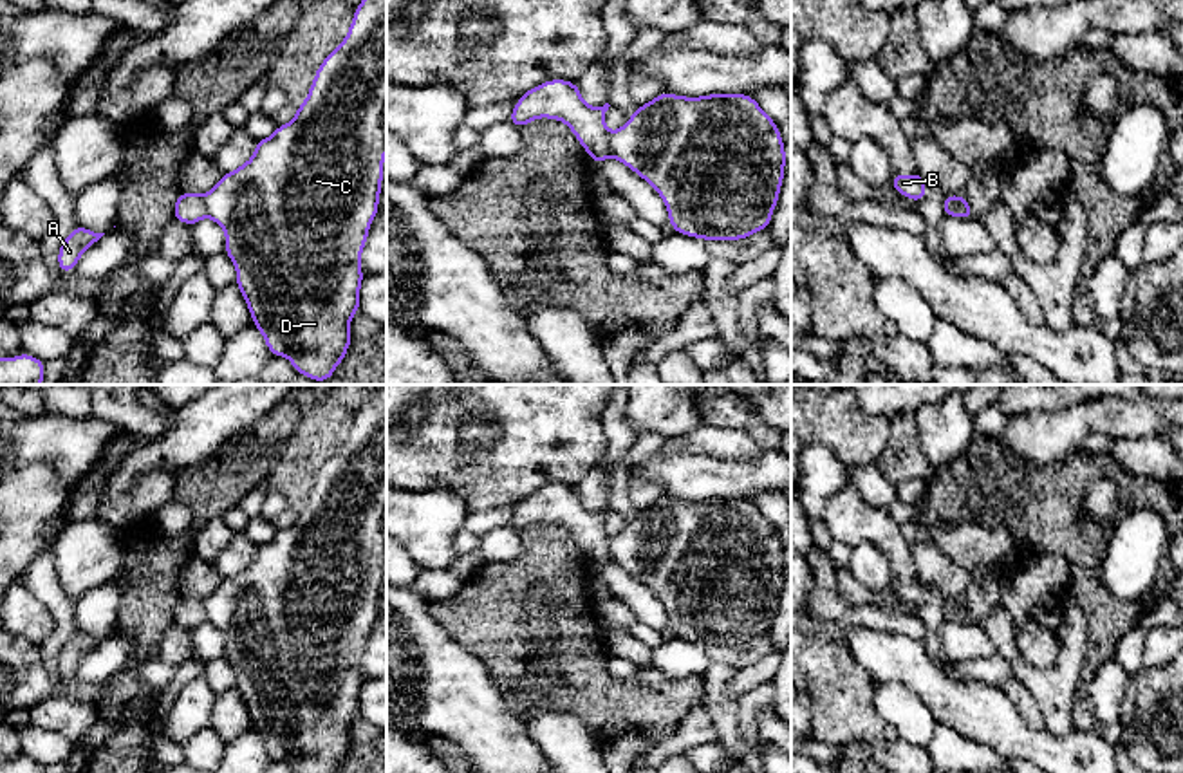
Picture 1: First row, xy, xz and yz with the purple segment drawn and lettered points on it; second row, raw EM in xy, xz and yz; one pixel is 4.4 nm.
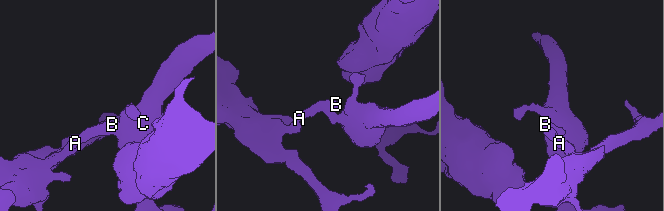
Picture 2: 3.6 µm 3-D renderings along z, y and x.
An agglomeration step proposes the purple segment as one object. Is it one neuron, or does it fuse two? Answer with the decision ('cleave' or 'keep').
cleave

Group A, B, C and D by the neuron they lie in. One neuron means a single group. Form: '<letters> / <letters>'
A B / C D

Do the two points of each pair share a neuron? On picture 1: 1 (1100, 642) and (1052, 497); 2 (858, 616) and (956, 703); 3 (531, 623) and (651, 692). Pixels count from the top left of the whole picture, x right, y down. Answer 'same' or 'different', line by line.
1: same
2: different
3: same

